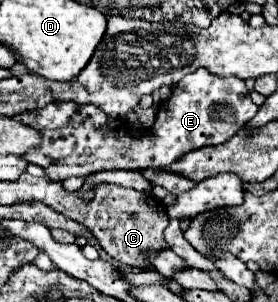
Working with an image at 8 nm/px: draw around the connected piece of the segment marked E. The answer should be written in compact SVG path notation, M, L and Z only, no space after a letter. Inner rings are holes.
M204 68L182 78L172 96L160 104L156 122L134 138L131 129L121 119L106 116L100 108L86 104L76 106L70 102L52 102L44 108L26 110L16 120L42 130L44 140L38 150L26 152L26 160L46 168L52 180L66 180L68 176L88 176L100 170L134 170L134 168L164 168L180 160L194 148L222 144L230 140L242 126L246 126L258 106L252 102L244 80L234 76L214 76Z

